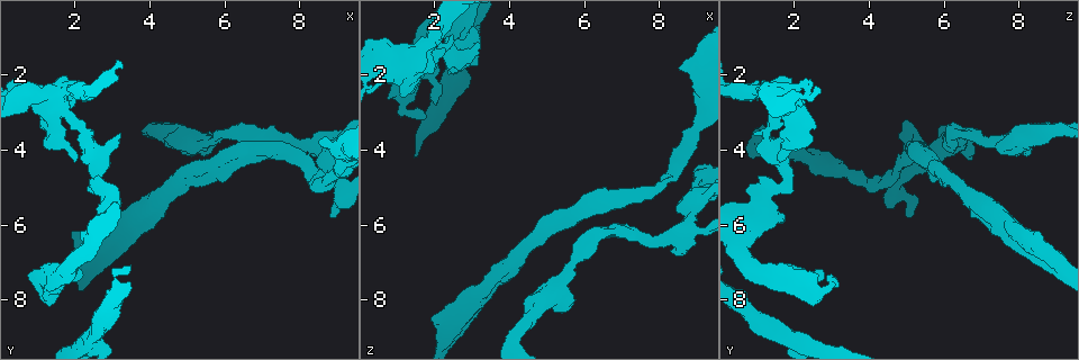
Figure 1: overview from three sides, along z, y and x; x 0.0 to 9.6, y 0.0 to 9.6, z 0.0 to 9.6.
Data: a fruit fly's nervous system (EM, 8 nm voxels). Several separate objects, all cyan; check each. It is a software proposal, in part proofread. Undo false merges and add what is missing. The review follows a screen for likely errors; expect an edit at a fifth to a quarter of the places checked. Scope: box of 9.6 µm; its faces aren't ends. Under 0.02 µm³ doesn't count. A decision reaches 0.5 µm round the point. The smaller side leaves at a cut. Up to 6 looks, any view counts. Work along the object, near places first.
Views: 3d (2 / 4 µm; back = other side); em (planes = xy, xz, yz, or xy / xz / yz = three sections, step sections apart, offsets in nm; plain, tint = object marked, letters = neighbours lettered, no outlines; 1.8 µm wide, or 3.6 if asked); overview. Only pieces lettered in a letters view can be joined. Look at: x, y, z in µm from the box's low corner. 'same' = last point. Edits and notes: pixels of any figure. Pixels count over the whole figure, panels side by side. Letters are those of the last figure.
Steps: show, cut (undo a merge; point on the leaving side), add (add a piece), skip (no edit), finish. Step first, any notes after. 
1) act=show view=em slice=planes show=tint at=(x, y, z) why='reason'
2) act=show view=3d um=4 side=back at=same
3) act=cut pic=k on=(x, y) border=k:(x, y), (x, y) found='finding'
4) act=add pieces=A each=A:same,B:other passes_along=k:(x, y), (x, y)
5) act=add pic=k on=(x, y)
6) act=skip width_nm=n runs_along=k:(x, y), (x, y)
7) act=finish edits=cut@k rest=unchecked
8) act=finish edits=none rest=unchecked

act=show view=3d um=4 at=(2.90, 5.50, 1.15) why='abrupt turn'

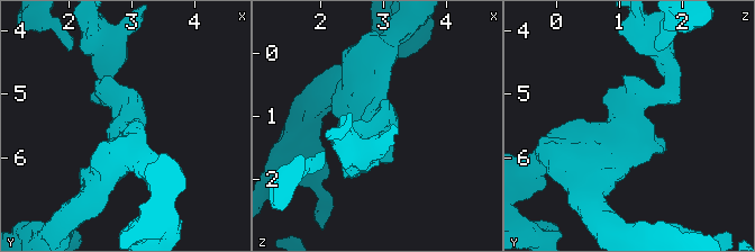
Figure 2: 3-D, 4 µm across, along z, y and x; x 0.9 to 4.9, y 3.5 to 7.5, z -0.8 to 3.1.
act=show view=em slice=planes show=letters at=(2.85, 5.55, 1.20) why='shape alone is not enough'

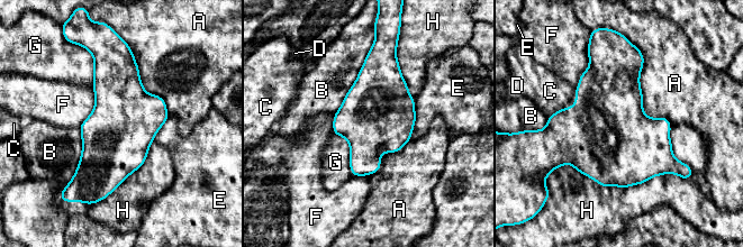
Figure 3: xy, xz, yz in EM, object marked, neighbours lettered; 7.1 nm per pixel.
act=skip width_nm=500 each=A:other,B:other,C:other,D:other,E:other,F:other,G:other,H:other border=3:(637, 48), (642, 110), (671, 125) found='continuous, no second neuron'

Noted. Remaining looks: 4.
act=show view=em slice=planes show=letters at=(2.00, 7.35, 2.80) why='free end'

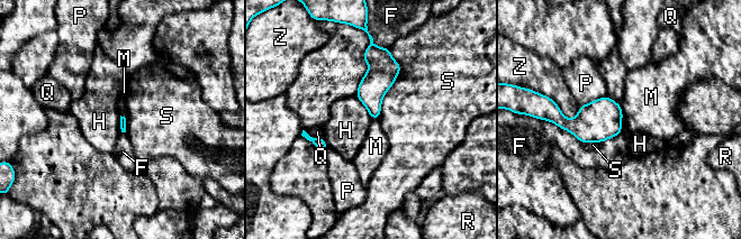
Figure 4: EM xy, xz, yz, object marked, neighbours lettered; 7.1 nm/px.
act=skip each=F:other,H:other,M:other,P:other,Q:other,R:other,S:other,Z:other border=4:(355, 95), (372, 119) found='none of them fits'

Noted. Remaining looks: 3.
act=show view=em slice=planes show=letters at=(8.70, 4.20, 6.75) why='branch stops here'

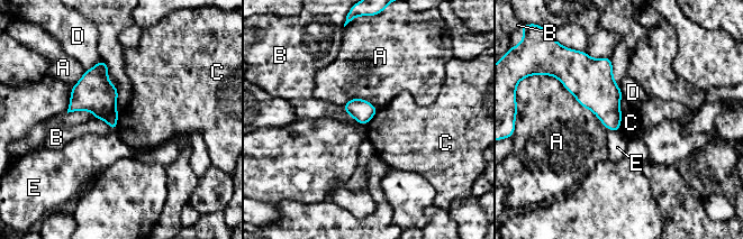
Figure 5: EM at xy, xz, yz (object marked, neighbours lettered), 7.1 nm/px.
act=skip each=A:other,B:other,C:other,D:other,E:other found='none of them fits'

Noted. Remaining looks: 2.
act=finish edits=none rest=unchecked

